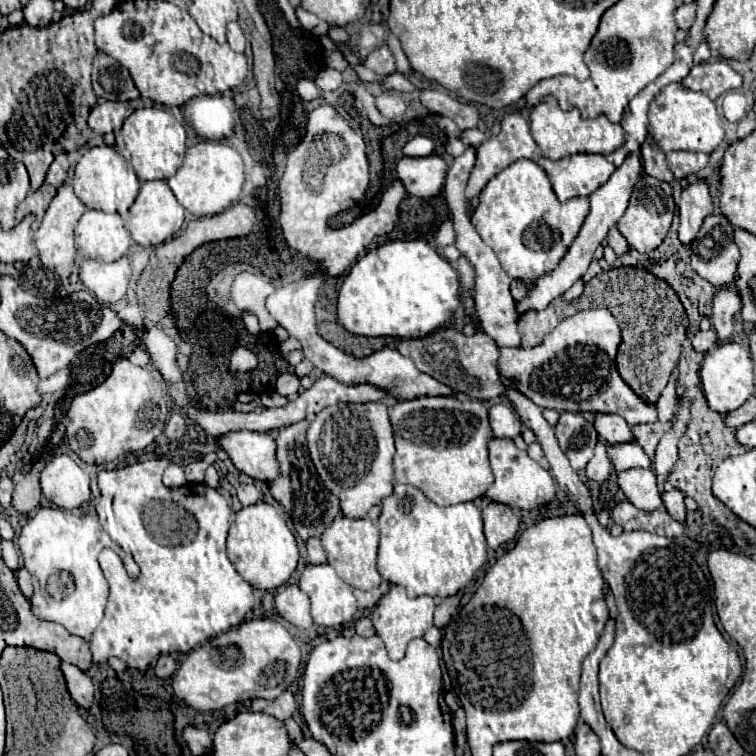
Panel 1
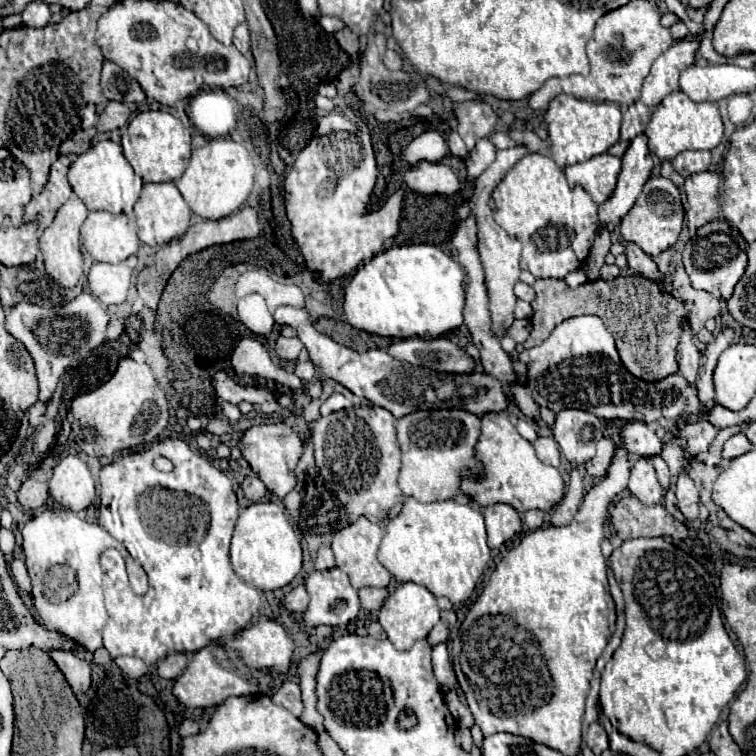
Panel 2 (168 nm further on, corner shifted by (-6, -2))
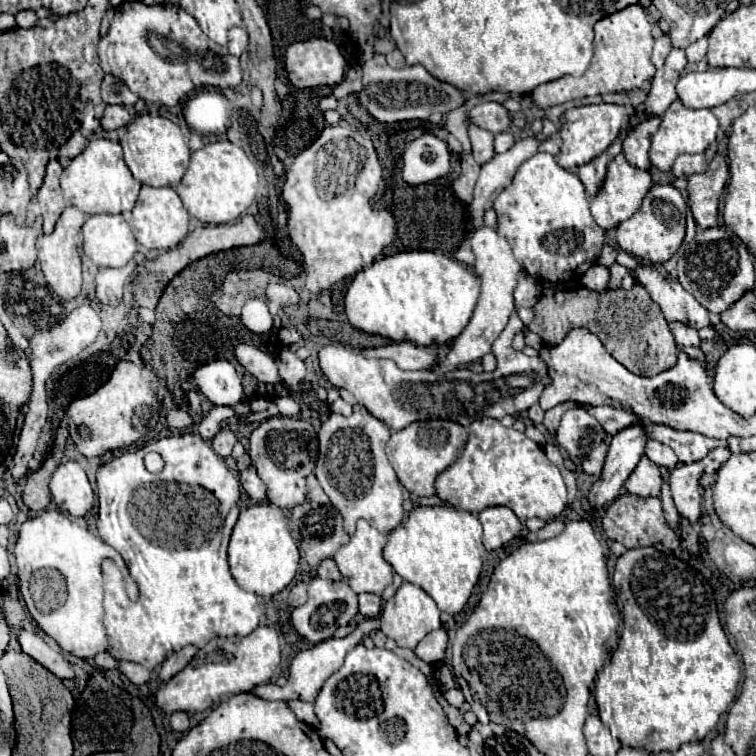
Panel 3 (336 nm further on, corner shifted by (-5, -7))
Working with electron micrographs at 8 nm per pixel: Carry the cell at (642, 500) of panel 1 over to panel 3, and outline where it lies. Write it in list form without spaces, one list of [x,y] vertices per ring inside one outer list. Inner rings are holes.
[[[642,457],[624,487],[638,497],[660,497],[660,483],[660,467],[654,465],[648,457]]]

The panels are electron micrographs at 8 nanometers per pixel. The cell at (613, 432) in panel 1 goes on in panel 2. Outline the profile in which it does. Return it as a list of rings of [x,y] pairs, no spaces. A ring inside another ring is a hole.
[[[633,422],[627,428],[623,428],[621,440],[623,444],[627,444],[627,450],[631,452],[633,458],[641,458],[641,456],[651,458],[657,456],[663,448],[663,442],[657,438],[655,430],[643,422]]]

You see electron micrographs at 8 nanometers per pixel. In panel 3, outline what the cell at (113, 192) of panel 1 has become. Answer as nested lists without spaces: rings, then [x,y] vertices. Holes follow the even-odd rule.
[[[108,139],[90,141],[88,147],[62,171],[60,187],[64,191],[64,197],[88,215],[132,211],[140,191],[138,181],[134,181],[130,169],[122,159],[122,147]]]

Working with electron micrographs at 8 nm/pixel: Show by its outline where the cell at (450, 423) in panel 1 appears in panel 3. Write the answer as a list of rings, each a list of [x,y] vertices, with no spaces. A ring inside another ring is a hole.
[[[414,421],[400,431],[392,431],[388,441],[388,459],[408,493],[416,497],[434,497],[436,495],[436,479],[448,469],[460,455],[468,441],[468,429],[454,421]]]

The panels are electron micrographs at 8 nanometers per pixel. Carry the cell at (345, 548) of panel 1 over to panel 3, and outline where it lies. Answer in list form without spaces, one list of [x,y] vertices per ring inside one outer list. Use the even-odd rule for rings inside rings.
[[[360,519],[356,533],[334,555],[334,561],[342,573],[342,581],[348,583],[354,593],[376,593],[376,595],[380,595],[384,591],[384,587],[388,587],[392,583],[392,567],[382,557],[384,543],[386,543],[386,535],[376,531],[374,527],[370,527],[364,519]]]

